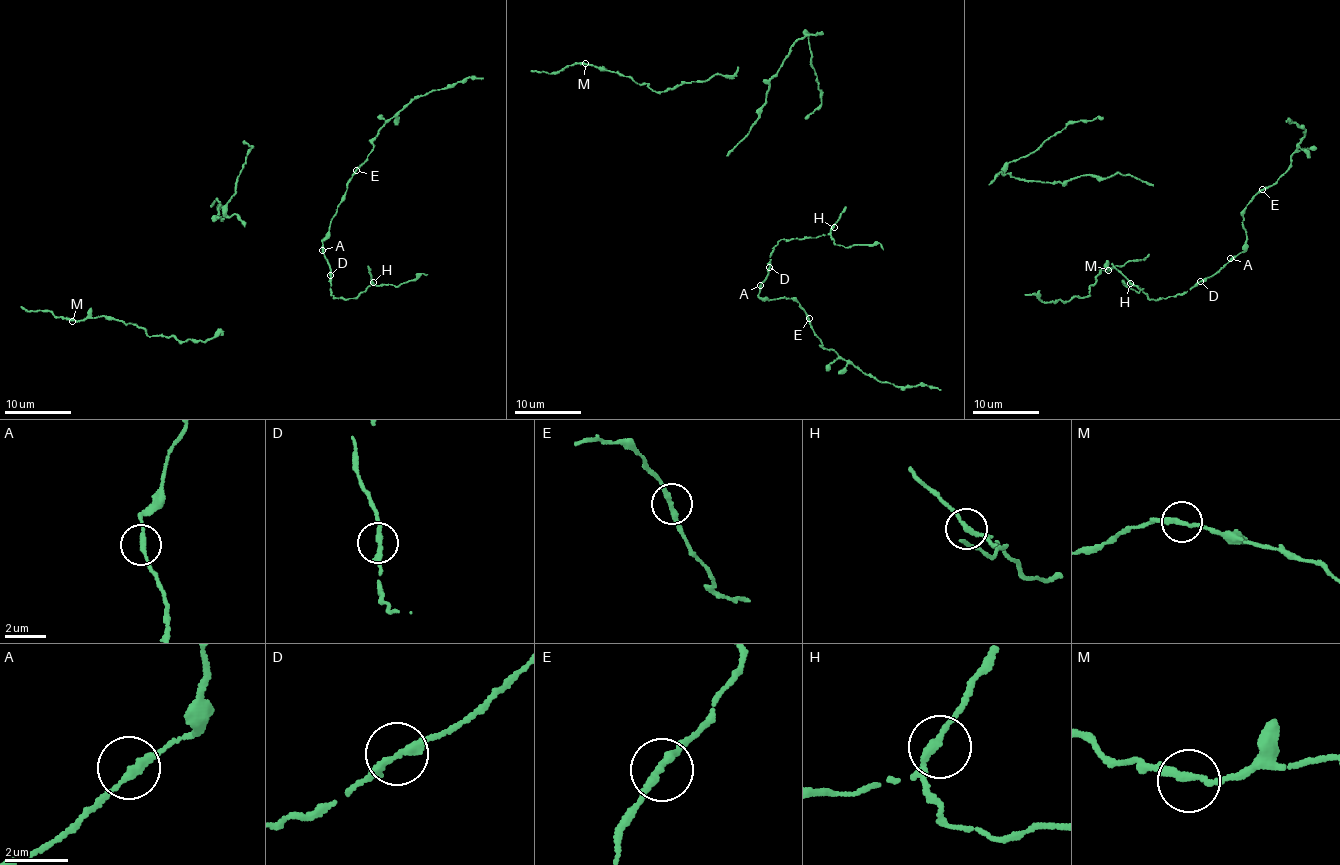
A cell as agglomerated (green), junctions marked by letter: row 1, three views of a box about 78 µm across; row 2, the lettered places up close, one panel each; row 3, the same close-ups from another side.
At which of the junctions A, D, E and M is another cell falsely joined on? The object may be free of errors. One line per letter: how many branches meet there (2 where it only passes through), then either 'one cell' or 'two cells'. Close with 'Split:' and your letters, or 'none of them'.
A: 2 branches meet; one cell
D: 2 branches meet; one cell
E: 2 branches meet; one cell
M: 2 branches meet; one cell
Split: none of them

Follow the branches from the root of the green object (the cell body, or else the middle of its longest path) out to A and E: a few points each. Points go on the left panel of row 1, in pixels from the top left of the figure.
A: (329, 276), (322, 250)
E: (329, 276), (322, 241), (327, 237), (330, 219), (356, 170)

